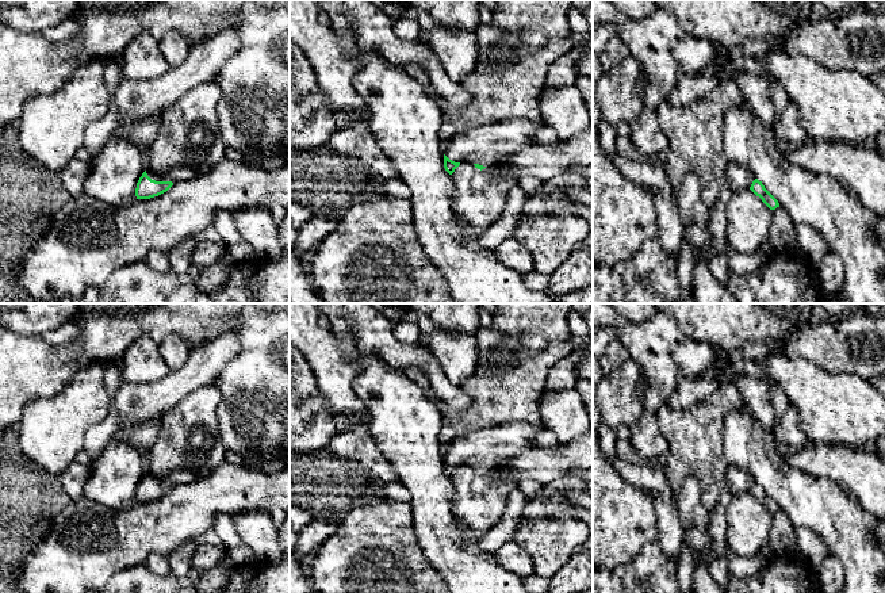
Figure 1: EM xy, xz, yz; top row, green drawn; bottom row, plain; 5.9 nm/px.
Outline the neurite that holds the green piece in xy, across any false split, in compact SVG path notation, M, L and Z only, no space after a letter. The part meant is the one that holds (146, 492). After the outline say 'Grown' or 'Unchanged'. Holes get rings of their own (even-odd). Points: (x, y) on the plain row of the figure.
M176 470L164 478L157 478L152 474L145 474L139 481L135 491L137 502L150 502L166 496L176 485L184 485L198 479L198 474Z. Grown

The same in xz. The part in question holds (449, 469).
M513 421L502 426L472 431L448 444L444 451L444 471L452 478L461 466L471 466L482 474L503 459L529 449L530 440L544 429L544 425Z. Grown

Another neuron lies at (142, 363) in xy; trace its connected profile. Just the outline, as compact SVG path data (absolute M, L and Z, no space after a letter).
M142 336L122 356L120 372L123 382L149 383L165 378L171 368L162 359L158 344Z

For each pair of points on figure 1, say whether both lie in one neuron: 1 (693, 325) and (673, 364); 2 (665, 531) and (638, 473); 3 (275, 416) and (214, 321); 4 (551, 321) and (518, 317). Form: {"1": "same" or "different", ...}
{"1": "different", "2": "same", "3": "different", "4": "same"}

